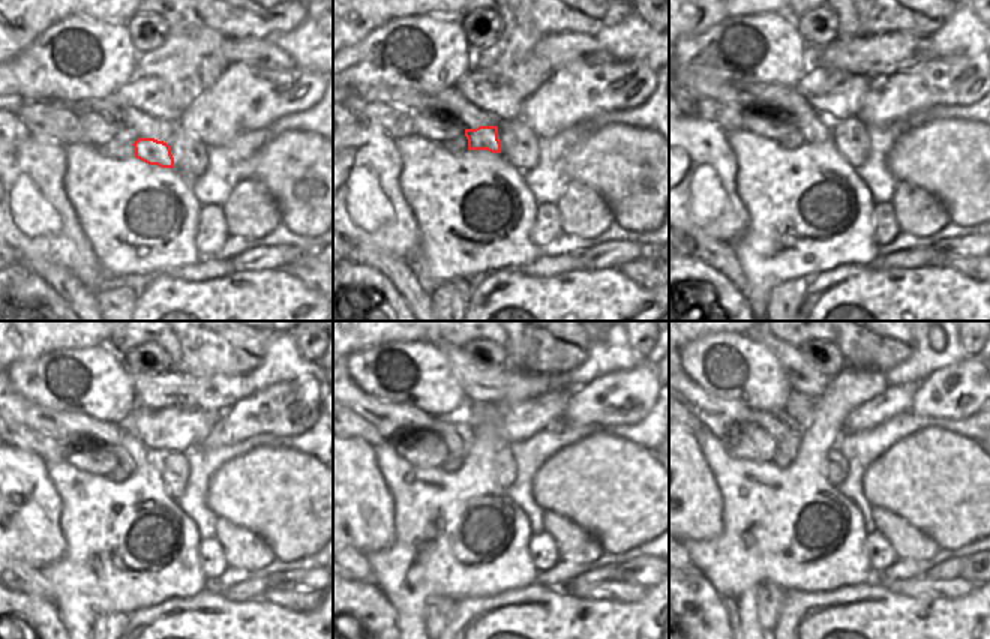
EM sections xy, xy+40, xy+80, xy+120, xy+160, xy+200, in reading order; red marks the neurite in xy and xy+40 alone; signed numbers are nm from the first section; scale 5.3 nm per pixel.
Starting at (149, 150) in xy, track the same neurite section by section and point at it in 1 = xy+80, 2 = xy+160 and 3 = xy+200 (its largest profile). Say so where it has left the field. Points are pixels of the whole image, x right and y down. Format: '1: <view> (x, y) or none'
1: xy+80 (813, 129)
2: xy+160 (453, 429)
3: xy+200 (777, 423)

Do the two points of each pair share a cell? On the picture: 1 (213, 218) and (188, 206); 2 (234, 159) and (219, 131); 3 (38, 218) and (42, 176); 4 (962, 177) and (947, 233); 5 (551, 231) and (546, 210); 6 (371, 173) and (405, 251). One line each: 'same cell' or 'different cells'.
1: different cells
2: different cells
3: same cell
4: different cells
5: same cell
6: same cell

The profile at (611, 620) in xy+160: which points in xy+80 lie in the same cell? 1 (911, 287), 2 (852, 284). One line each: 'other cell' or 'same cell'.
1: same cell
2: same cell

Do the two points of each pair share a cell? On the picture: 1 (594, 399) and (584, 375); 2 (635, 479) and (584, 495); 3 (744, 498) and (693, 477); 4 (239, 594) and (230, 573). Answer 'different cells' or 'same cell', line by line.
1: different cells
2: same cell
3: different cells
4: different cells

